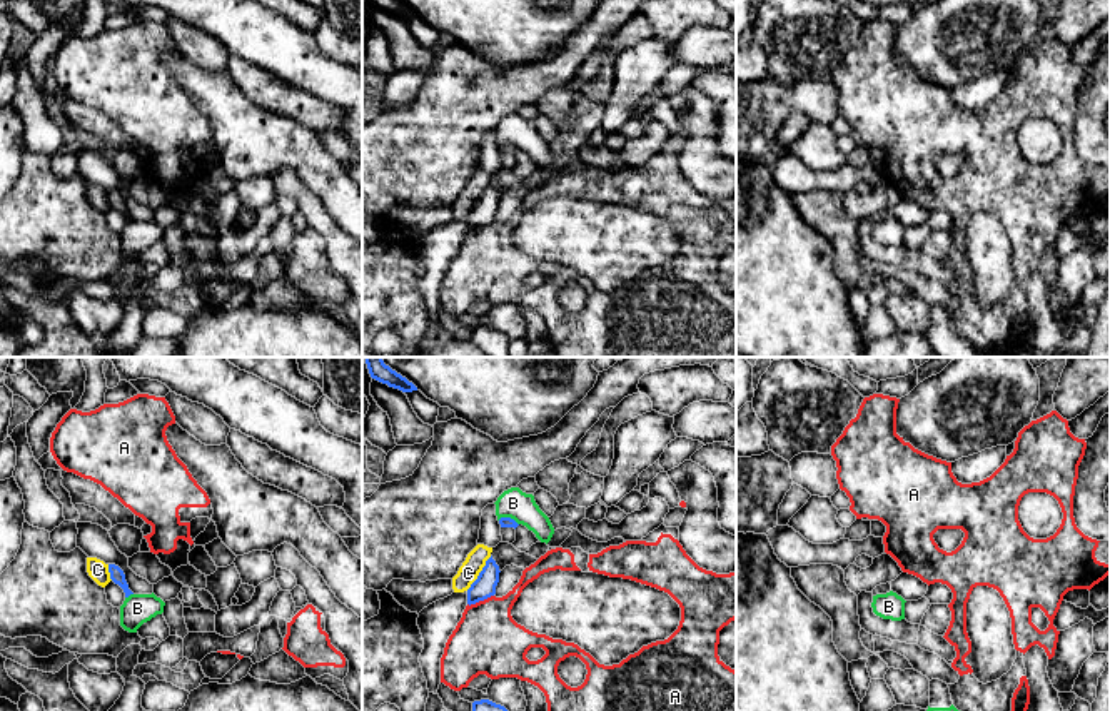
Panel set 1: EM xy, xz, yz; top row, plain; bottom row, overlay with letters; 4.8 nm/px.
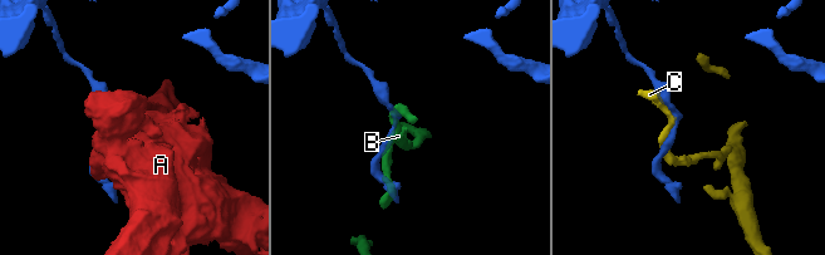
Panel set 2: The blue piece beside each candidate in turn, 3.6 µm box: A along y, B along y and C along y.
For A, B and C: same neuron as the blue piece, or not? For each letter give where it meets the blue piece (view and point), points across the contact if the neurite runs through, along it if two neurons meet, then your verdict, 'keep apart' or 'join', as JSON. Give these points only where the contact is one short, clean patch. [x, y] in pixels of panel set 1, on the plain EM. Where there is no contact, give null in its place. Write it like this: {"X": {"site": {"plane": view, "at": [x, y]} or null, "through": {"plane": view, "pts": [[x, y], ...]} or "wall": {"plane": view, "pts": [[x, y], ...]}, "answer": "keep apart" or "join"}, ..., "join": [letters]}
{"A": {"site": {"plane": "xz", "at": [479, 226]}, "answer": "keep apart"}, "B": {"site": {"plane": "xy", "at": [129, 221]}, "wall": {"plane": "xy", "pts": [[132, 219], [126, 224]]}, "answer": "keep apart"}, "C": {"site": {"plane": "xz", "at": [479, 199]}, "answer": "keep apart"}, "join": []}

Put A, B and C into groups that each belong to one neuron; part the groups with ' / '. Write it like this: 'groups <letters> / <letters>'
groups A / B / C

